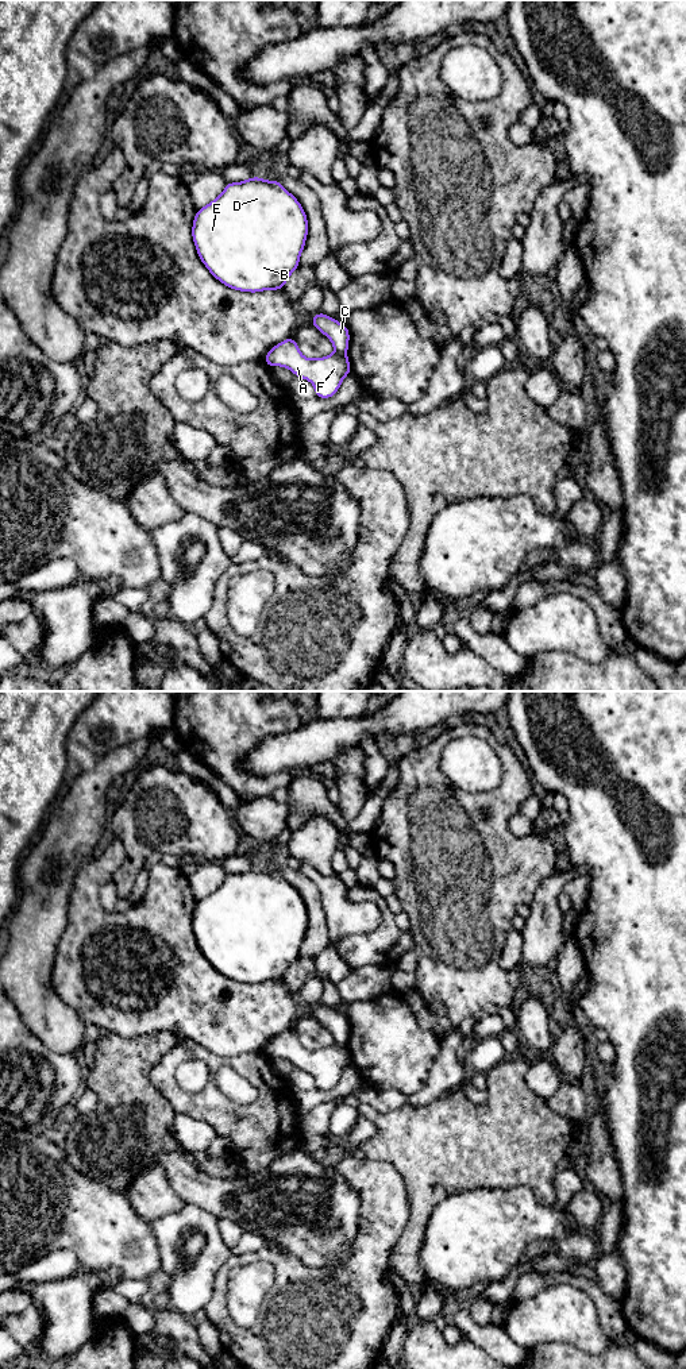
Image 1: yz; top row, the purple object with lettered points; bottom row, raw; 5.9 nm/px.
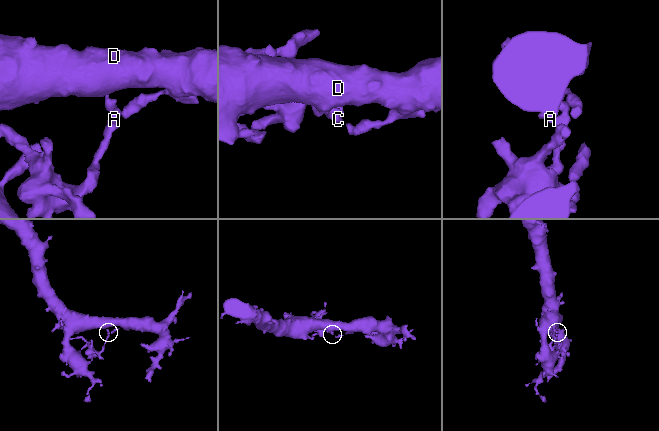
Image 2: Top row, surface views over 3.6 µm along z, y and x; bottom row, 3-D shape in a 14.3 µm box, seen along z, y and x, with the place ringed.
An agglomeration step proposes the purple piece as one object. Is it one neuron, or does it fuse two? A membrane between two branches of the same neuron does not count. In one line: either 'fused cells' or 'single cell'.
fused cells

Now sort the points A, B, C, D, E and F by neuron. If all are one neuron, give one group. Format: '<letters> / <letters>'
A F / B C D E

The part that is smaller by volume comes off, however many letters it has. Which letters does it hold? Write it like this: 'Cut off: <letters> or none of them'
Cut off: A, F

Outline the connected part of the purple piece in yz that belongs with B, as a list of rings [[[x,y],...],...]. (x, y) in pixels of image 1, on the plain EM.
[[[251,868],[227,874],[220,887],[196,902],[192,930],[208,963],[232,982],[282,982],[300,957],[308,909],[300,892],[278,871]]]

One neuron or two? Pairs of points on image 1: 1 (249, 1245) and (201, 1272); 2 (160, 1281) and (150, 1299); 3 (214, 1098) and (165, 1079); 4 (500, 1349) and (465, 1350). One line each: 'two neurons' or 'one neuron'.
1: two neurons
2: one neuron
3: one neuron
4: two neurons

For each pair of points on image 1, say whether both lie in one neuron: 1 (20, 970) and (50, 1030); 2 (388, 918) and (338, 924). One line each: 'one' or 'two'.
1: one
2: two

